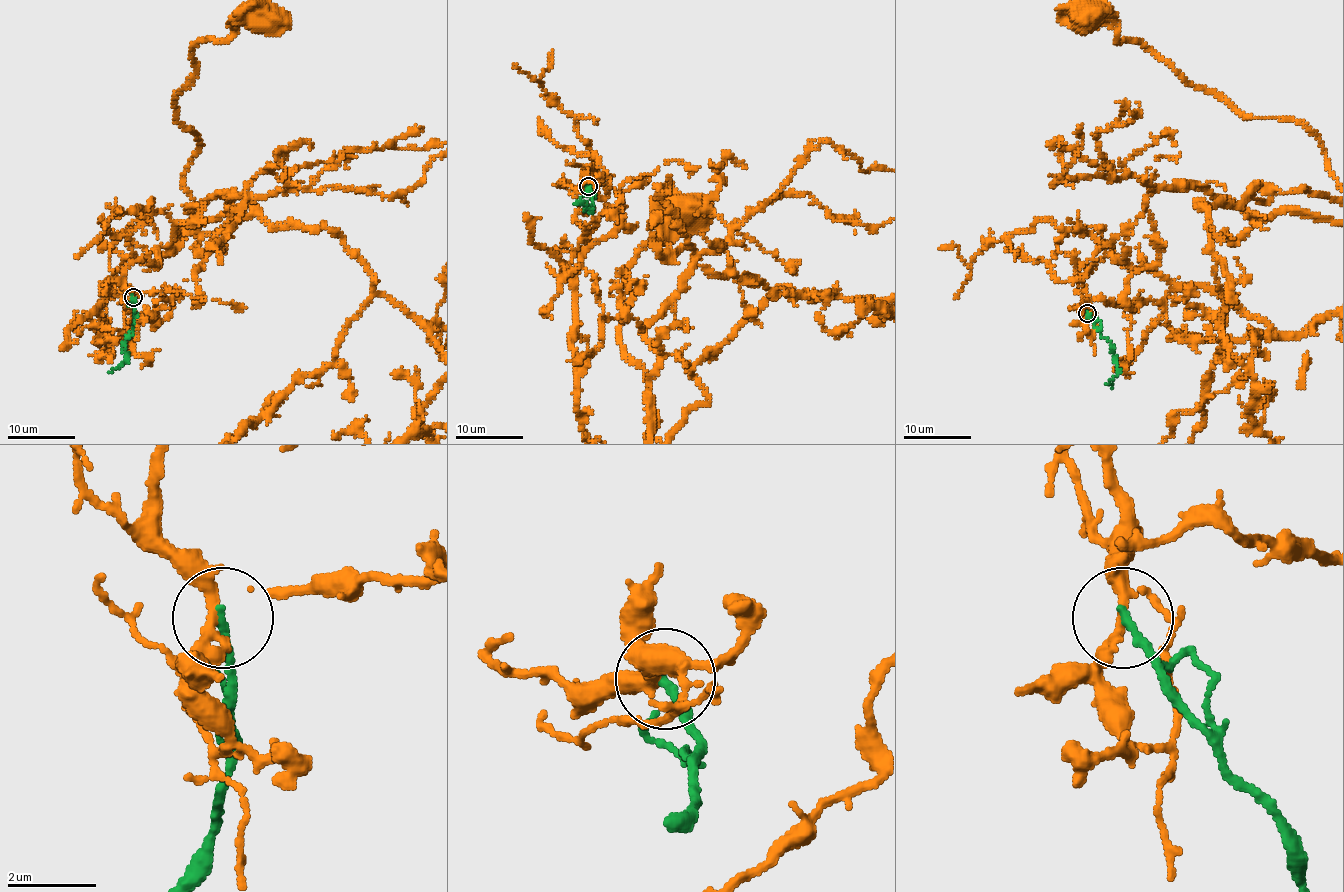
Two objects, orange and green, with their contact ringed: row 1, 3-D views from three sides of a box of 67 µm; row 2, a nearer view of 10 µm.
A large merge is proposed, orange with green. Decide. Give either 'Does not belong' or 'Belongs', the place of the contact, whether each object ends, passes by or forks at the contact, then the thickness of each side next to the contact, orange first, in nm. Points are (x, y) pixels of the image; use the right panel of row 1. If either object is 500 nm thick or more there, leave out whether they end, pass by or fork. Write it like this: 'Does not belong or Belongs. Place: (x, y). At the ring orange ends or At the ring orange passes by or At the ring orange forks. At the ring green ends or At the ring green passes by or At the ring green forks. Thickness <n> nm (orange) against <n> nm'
Does not belong. Place: (1087, 313). At the ring orange forks. At the ring green ends. Thickness 200 nm (orange) against 200 nm

